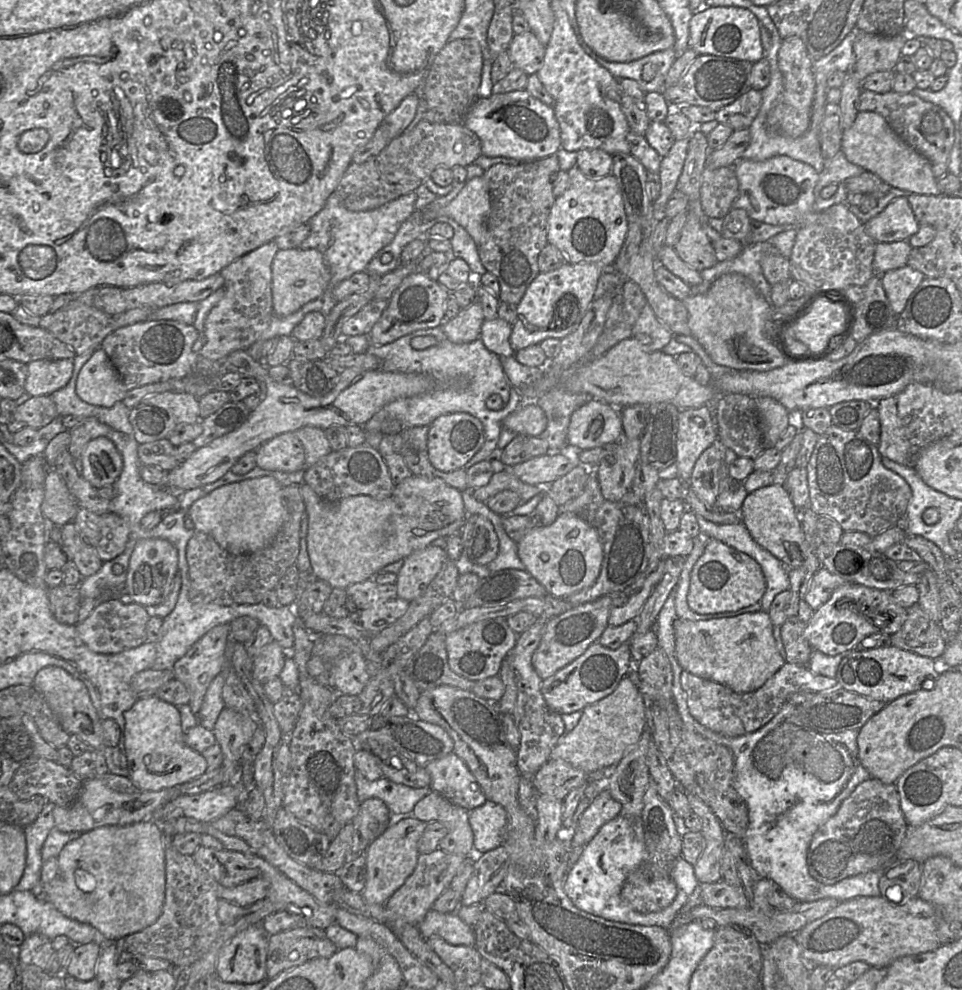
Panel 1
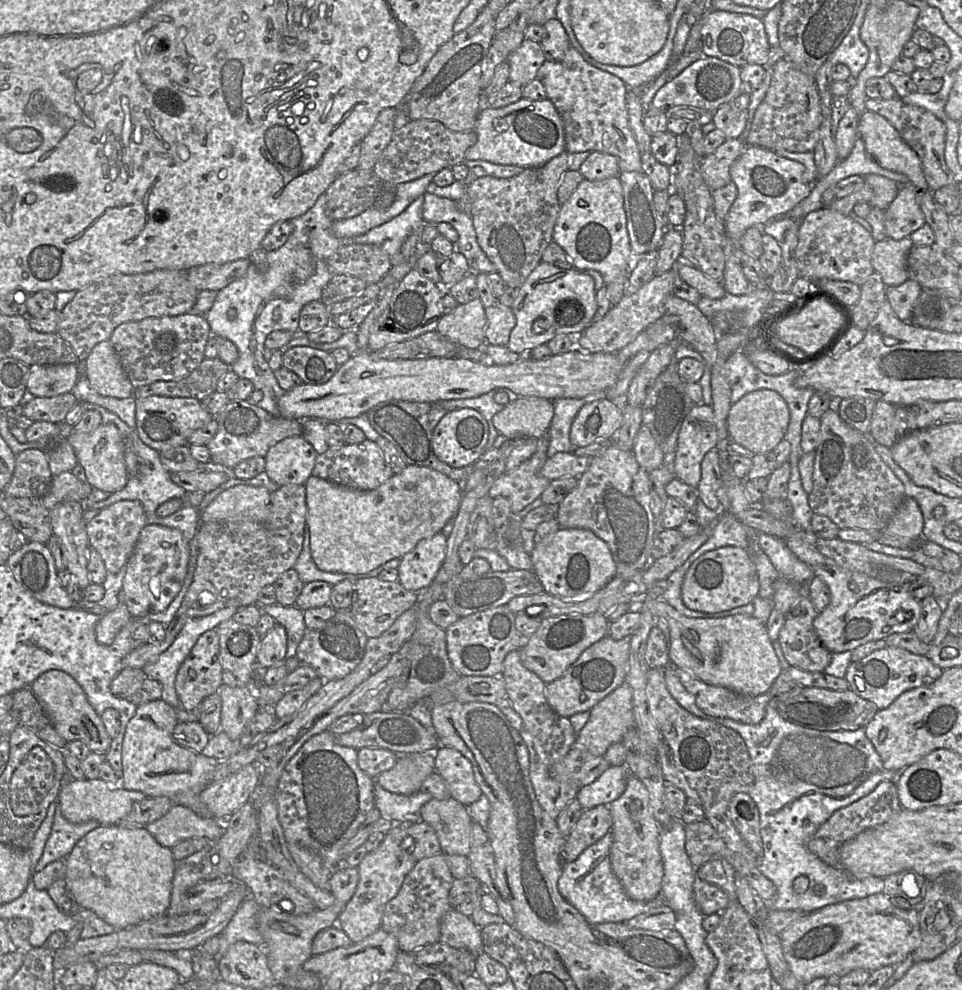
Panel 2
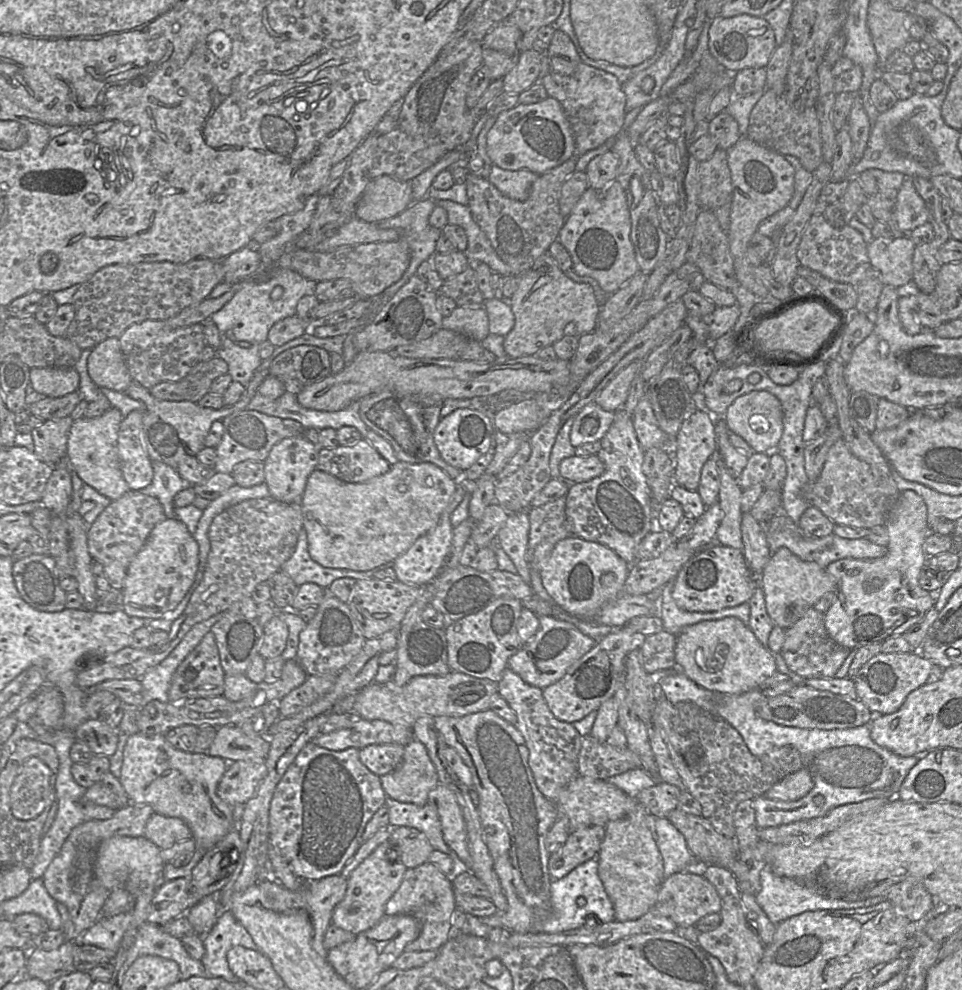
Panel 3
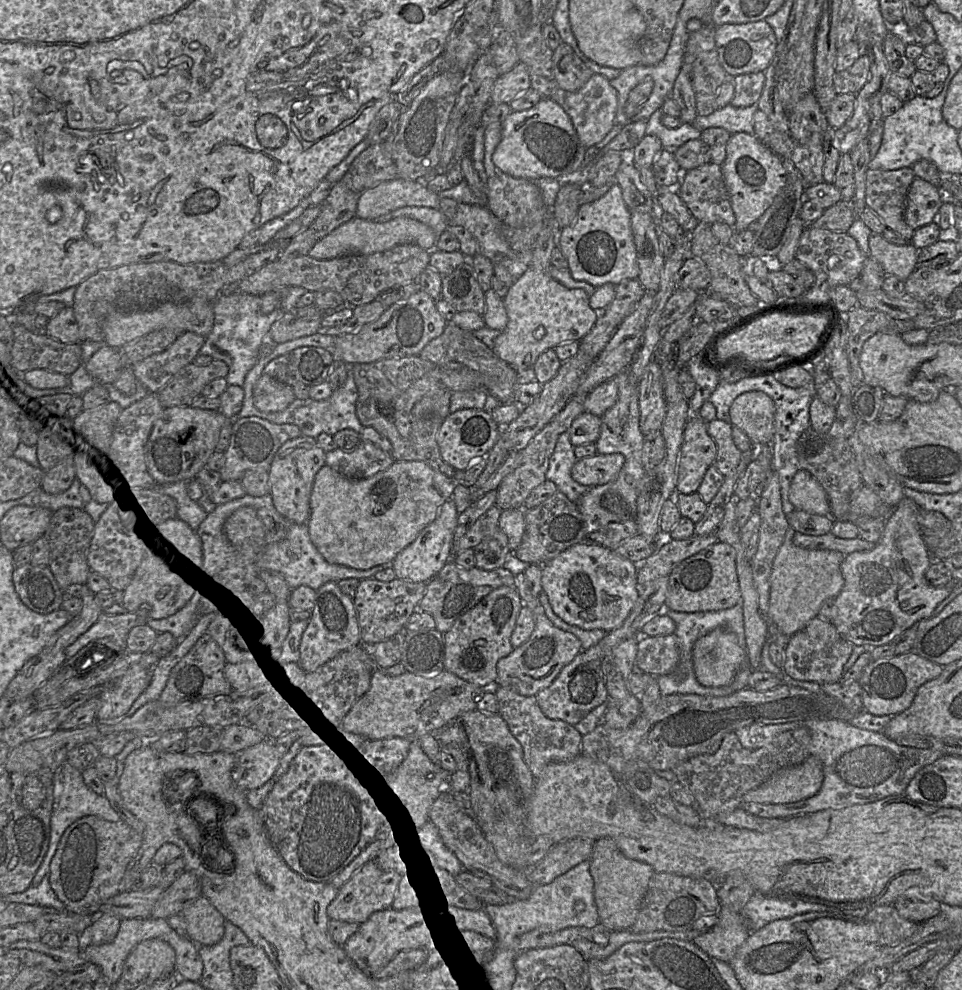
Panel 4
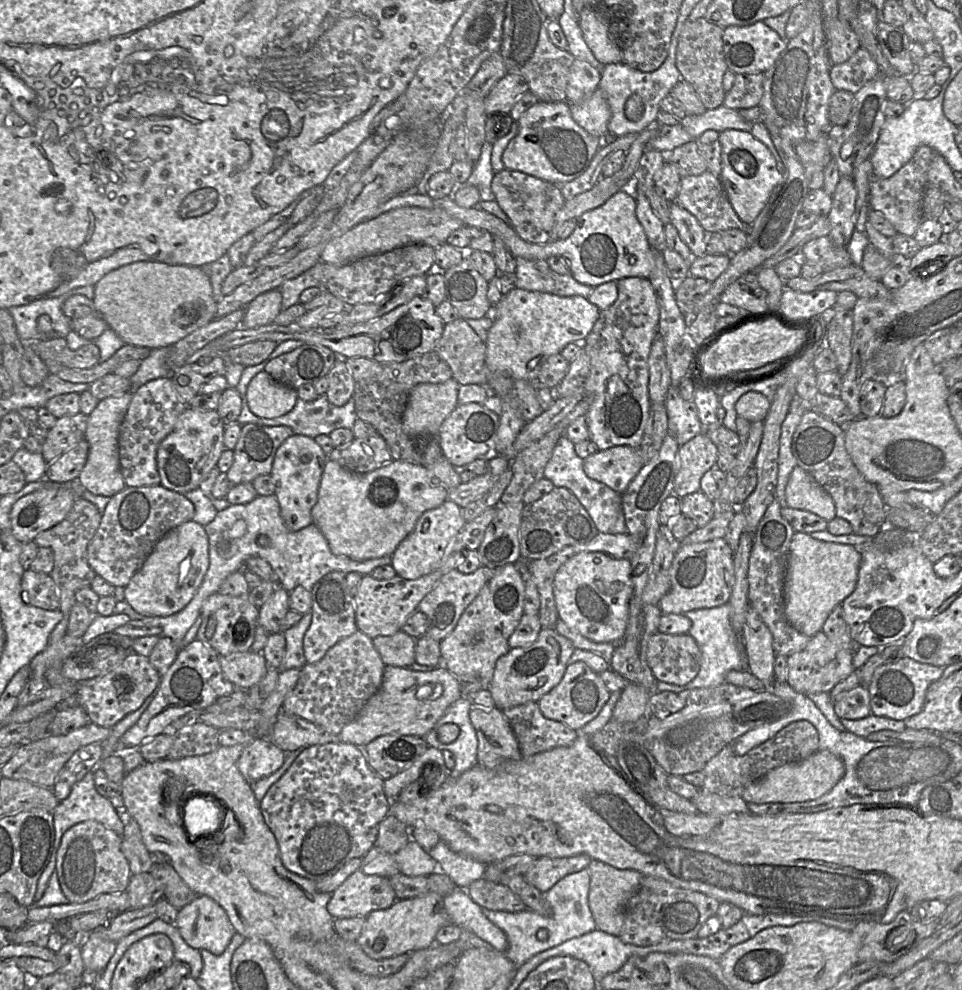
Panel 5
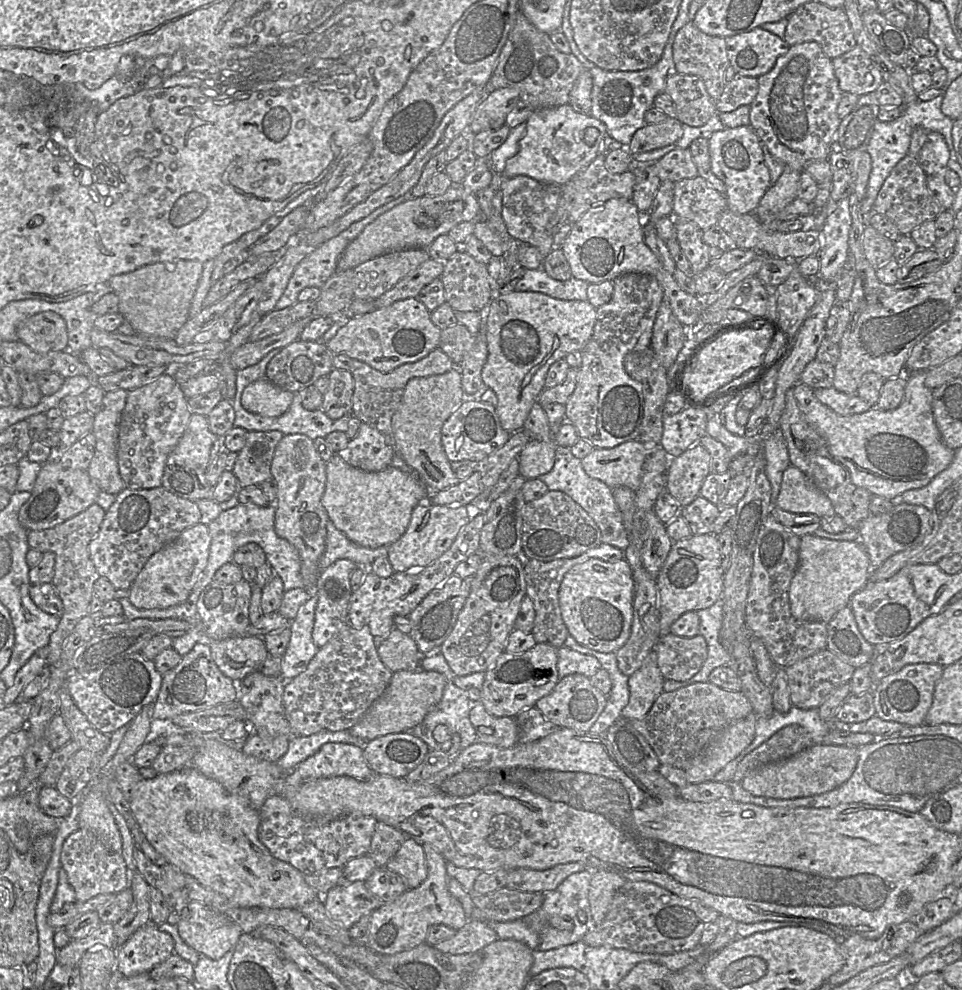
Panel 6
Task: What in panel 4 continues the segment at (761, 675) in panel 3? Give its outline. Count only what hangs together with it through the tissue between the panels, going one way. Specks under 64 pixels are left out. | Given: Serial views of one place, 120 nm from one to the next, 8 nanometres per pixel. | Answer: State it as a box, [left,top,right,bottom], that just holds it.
[692,627,748,687]

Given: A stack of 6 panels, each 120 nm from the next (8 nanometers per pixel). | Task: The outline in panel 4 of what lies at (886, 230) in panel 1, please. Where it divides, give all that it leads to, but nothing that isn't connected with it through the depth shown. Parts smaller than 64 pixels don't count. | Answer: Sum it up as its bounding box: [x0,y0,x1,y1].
[904,177,946,230]

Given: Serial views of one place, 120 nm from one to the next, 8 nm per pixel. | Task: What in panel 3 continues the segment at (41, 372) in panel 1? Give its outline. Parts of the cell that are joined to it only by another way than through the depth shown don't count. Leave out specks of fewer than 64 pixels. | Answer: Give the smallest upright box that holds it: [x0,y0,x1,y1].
[29,367,80,397]

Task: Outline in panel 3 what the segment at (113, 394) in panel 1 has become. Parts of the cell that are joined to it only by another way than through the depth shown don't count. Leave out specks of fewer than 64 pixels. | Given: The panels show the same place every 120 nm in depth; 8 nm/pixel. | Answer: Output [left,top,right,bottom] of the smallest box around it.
[87,338,132,392]

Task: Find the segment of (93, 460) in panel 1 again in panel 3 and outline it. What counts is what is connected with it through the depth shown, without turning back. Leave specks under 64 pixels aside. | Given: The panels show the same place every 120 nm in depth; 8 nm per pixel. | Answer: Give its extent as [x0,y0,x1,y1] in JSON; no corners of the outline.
[66,407,129,501]

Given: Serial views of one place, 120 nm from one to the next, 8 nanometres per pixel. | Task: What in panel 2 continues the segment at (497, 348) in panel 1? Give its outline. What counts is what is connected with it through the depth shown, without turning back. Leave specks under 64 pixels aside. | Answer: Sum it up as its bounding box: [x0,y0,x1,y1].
[485,303,516,346]

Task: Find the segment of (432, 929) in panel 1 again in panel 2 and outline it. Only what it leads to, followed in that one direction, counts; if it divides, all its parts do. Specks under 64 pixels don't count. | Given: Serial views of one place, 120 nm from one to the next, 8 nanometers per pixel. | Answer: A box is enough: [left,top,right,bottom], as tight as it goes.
[439,908,483,955]

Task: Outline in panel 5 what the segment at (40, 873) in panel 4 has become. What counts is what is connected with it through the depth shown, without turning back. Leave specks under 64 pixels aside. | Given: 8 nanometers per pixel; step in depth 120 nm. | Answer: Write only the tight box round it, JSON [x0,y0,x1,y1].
[34,771,124,902]

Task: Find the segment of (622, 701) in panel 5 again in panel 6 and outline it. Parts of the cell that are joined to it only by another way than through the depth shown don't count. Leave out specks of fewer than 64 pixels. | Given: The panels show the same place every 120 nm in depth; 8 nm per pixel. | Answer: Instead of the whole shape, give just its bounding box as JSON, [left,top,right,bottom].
[621,650,664,720]

